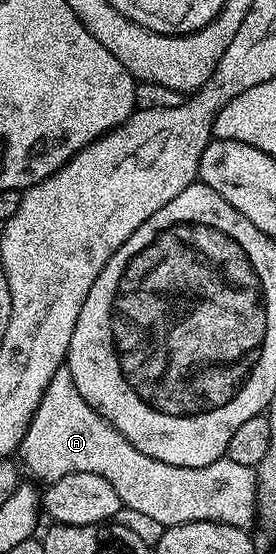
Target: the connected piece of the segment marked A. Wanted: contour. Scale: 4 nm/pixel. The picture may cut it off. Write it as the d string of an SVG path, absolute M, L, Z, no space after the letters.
M61 367L53 374L37 410L27 427L25 438L19 443L18 455L23 456L21 464L36 476L36 481L50 482L57 478L65 478L65 474L88 472L101 474L115 487L124 506L133 510L141 510L144 514L163 524L164 528L172 528L178 524L189 522L217 522L238 528L250 529L257 520L255 507L255 468L241 466L228 458L209 462L209 466L186 468L185 466L169 466L169 462L161 462L157 458L149 458L137 450L116 428L107 421L81 394L77 394L77 386L73 386L73 374L67 367Z

